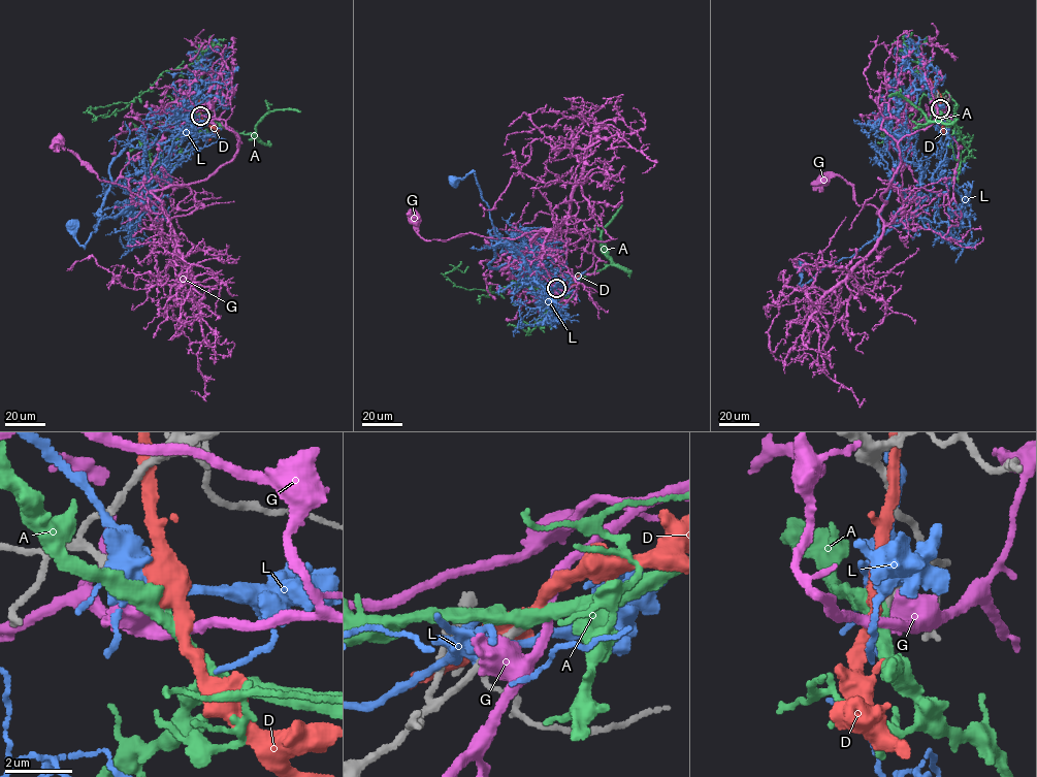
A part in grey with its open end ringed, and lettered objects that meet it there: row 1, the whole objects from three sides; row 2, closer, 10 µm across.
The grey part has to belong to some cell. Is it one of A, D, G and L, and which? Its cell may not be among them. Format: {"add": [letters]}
{"add": ["A"]}

